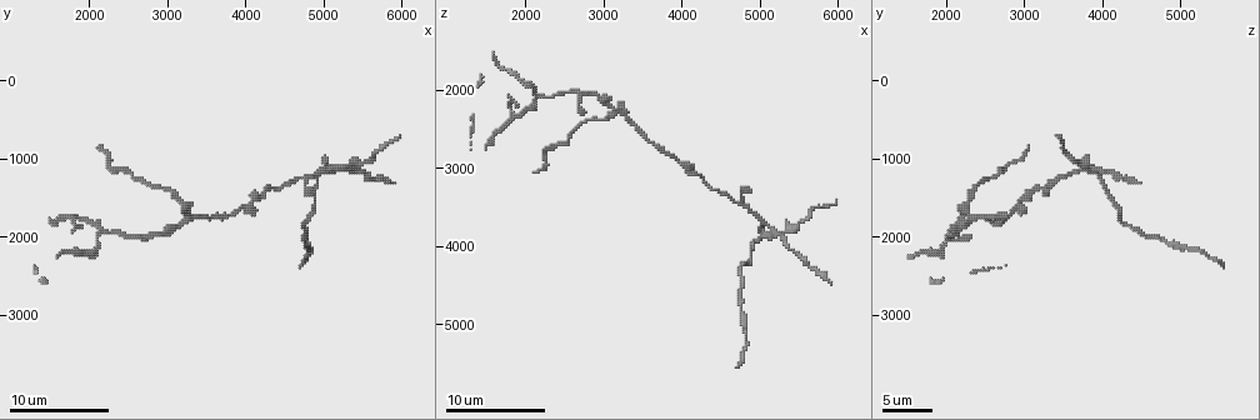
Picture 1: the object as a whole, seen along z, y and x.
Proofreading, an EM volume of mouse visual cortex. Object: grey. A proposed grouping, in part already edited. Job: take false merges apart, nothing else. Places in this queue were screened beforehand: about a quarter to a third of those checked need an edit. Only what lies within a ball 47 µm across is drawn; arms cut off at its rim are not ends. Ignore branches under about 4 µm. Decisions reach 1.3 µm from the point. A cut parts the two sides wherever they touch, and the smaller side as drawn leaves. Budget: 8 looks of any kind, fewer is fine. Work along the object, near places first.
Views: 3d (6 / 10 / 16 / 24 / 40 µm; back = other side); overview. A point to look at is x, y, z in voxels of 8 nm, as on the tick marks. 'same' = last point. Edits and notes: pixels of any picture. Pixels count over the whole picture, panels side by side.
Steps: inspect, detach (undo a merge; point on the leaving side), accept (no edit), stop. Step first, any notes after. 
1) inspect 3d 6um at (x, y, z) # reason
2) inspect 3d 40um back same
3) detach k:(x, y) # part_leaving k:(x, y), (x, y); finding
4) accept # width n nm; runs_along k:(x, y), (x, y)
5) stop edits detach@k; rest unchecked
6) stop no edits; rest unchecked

inspect 3d 10um at (2150, 1900, 2100)

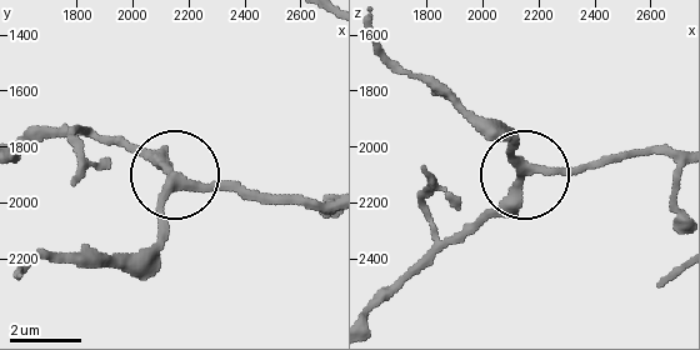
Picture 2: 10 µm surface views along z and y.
accept # width 270 nm; runs_along 2:(321, 206), (181, 185), (160, 215), (160, 248); all the same neuron

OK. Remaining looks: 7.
inspect 3d 6um at (3250, 1750, 2300) # arms part here

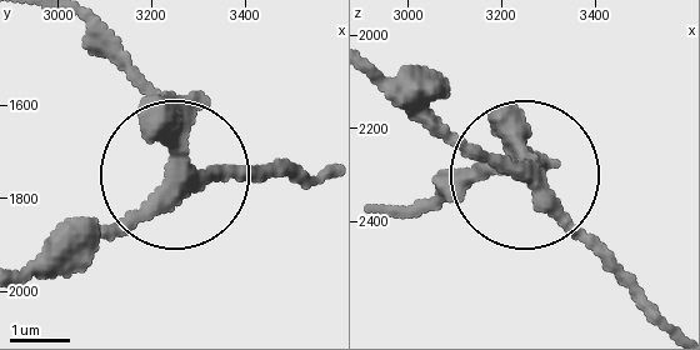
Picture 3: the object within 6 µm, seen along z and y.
inspect 3d 6um back at (3240, 1770, 2285)

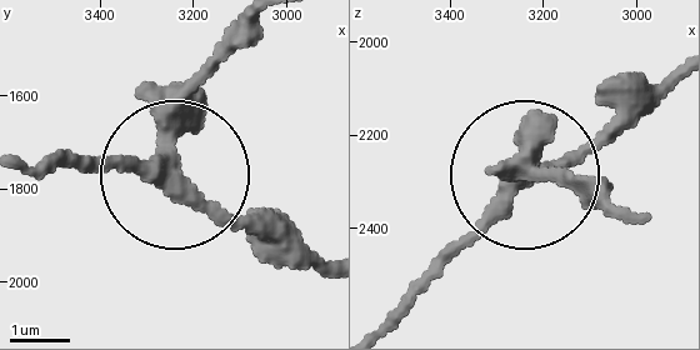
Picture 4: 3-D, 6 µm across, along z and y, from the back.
accept # width 300 nm; continuous, no second neuron

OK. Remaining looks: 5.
inspect 3d 10um at (4750, 2050, 4800) # narrows sharply

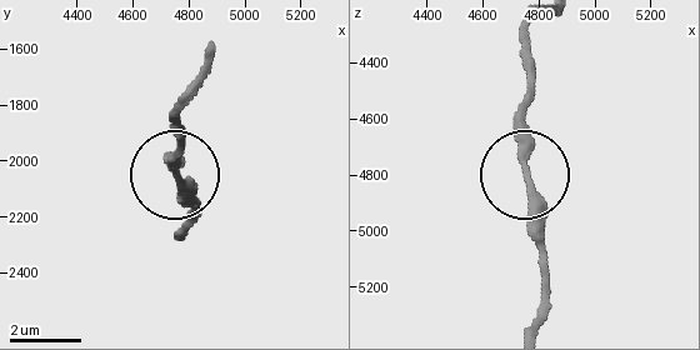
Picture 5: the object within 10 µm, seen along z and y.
inspect 3d 10um back at (4770, 2060, 4820)

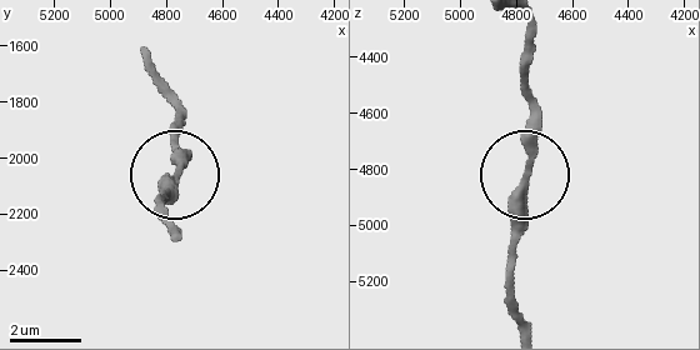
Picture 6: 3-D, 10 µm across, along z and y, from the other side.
accept # runs_along 6:(525, 20), (529, 164), (510, 286); all the same neuron

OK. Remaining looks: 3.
inspect 3d 6um at (3900, 1650, 2850)

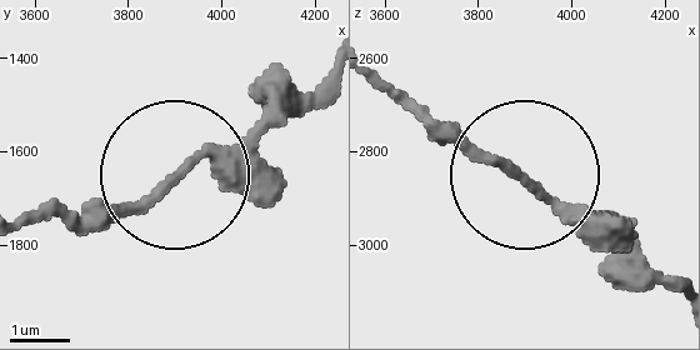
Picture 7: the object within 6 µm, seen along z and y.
accept # side_arm 35 um; all the same neuron

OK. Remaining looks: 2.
stop no edits; rest unchecked

